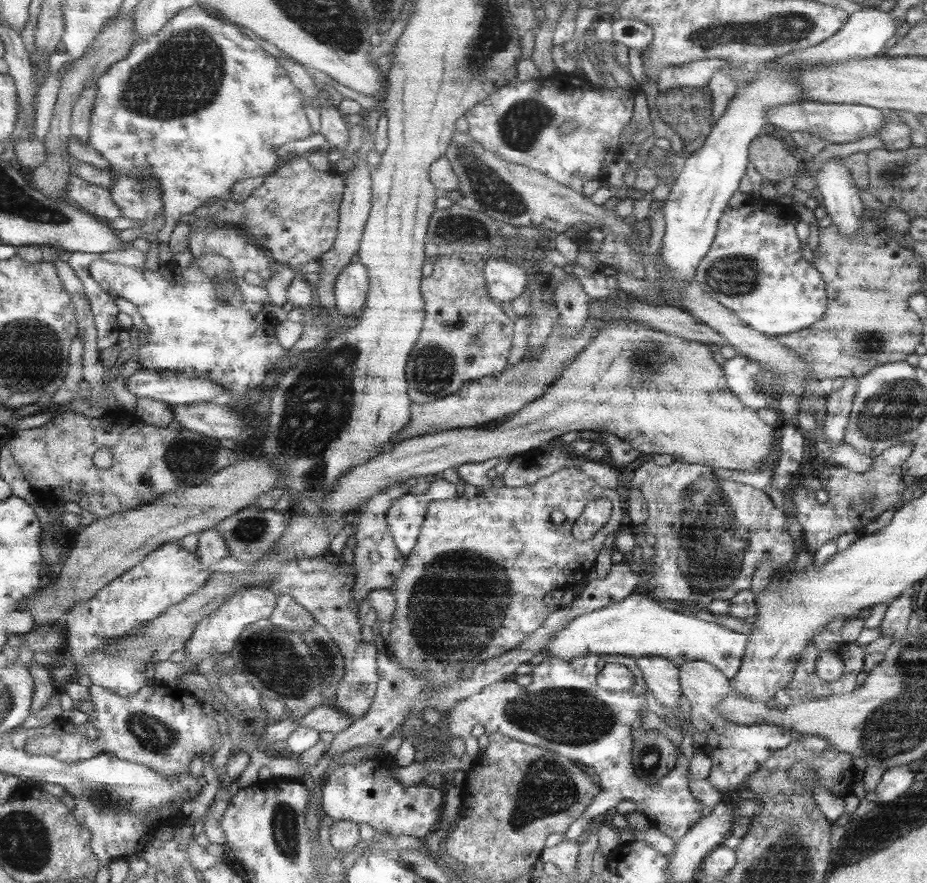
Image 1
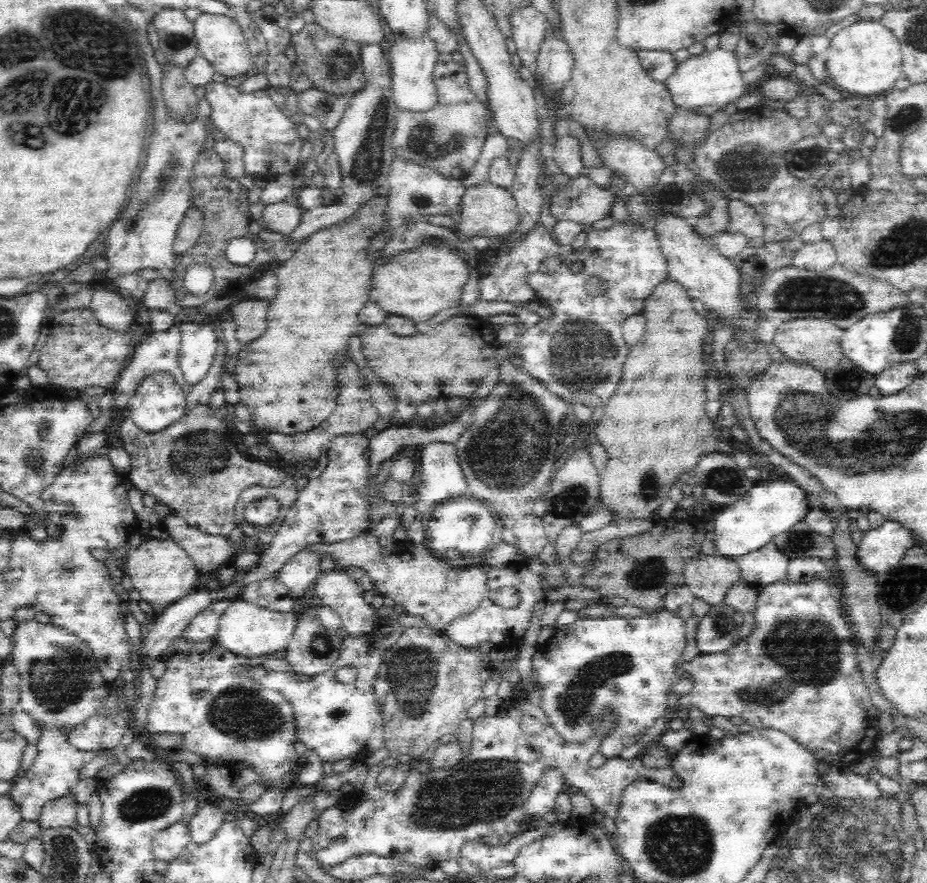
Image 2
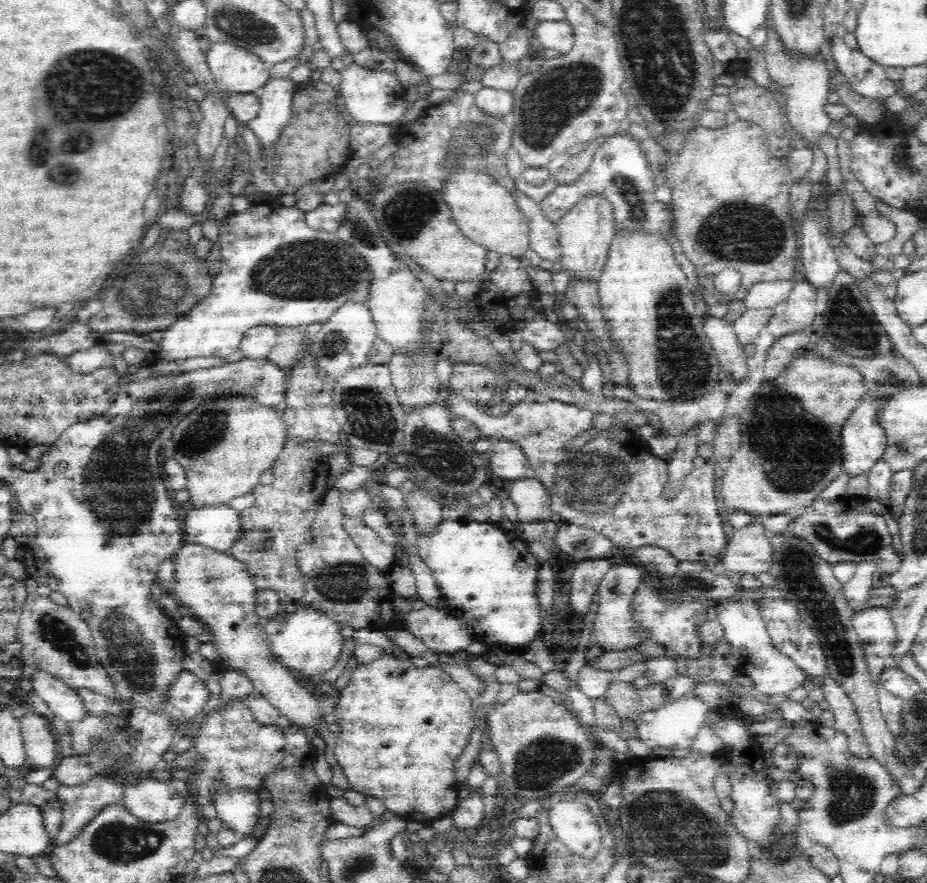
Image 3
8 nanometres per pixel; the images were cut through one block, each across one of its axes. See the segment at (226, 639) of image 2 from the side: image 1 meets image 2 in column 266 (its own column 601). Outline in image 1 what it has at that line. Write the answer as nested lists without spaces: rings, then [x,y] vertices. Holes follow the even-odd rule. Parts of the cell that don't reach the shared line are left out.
[[[647,593],[631,594],[606,608],[577,616],[546,643],[545,650],[550,657],[565,661],[587,654],[622,654],[636,659],[648,655],[662,656],[680,667],[693,660],[705,660],[731,679],[738,672],[747,640],[746,634],[727,629],[714,620],[704,621],[661,607]]]

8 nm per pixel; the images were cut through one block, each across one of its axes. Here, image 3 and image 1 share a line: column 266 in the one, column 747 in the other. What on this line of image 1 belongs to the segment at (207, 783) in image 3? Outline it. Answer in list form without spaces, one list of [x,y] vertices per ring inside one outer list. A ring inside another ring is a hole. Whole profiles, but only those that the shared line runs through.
[[[693,660],[691,663],[682,664],[679,668],[679,685],[681,692],[691,704],[690,718],[693,730],[700,730],[708,737],[706,744],[699,750],[709,756],[712,762],[712,768],[707,777],[708,782],[722,795],[745,786],[746,778],[752,772],[756,772],[760,764],[766,762],[774,752],[786,748],[794,737],[791,729],[776,725],[733,726],[727,724],[715,706],[731,691],[730,679],[705,660]]]

